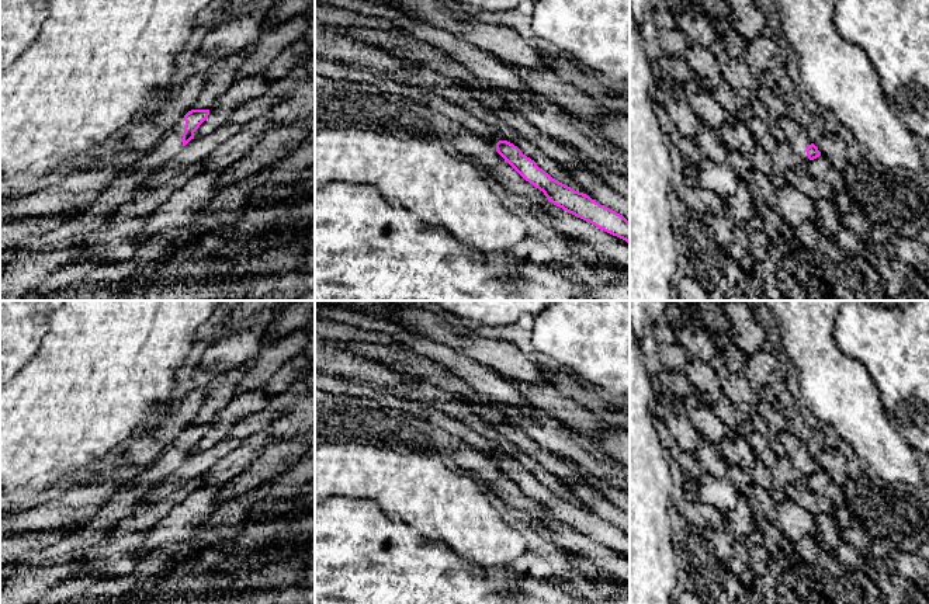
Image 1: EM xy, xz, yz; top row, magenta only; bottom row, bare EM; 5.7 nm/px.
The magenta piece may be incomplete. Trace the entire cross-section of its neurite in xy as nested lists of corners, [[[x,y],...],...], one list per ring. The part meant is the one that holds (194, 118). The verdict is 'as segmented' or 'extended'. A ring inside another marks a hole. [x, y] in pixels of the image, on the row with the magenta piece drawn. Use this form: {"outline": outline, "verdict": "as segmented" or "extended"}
{"outline": [[[209,110],[188,111],[148,153],[132,163],[125,171],[159,170],[194,139],[194,132],[208,118]]], "verdict": "extended"}

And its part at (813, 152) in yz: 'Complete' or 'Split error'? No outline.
Split error

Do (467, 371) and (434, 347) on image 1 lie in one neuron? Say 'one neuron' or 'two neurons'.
one neuron

